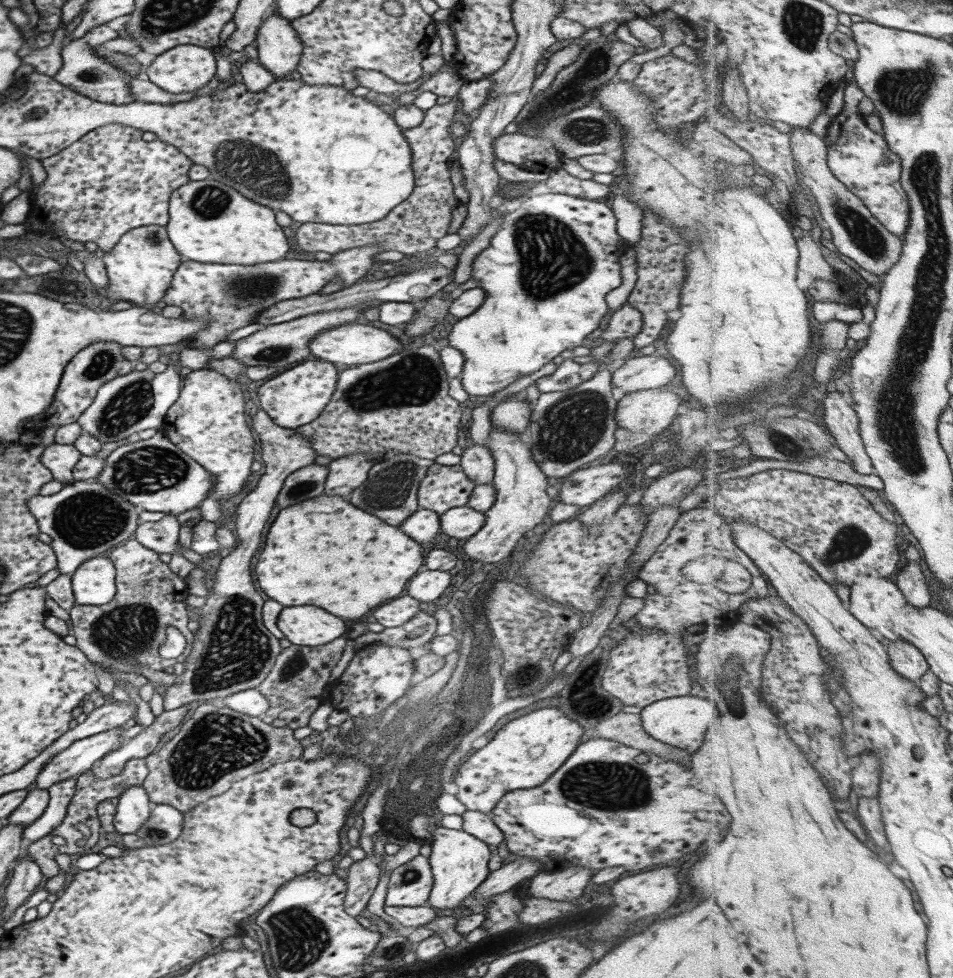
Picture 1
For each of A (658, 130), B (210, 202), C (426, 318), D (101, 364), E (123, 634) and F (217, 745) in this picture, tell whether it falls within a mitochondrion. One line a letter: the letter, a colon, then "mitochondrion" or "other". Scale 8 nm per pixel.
A: other
B: mitochondrion
C: other
D: mitochondrion
E: mitochondrion
F: mitochondrion

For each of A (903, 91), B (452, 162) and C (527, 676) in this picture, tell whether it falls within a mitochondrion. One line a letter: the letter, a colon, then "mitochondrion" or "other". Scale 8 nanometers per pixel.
A: mitochondrion
B: other
C: mitochondrion

